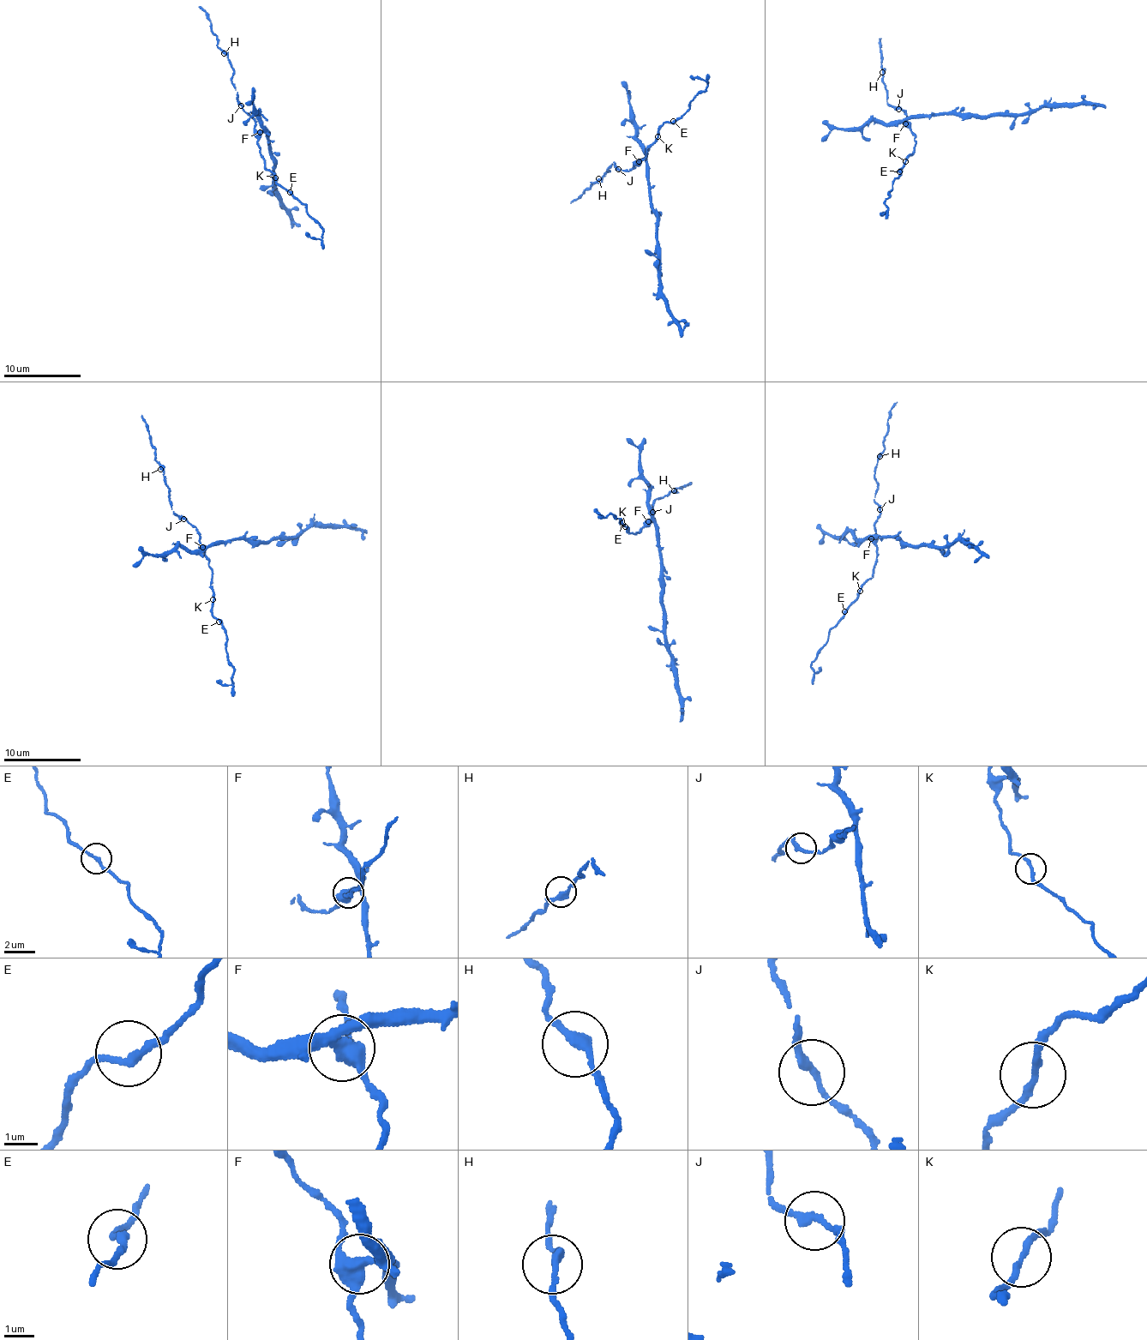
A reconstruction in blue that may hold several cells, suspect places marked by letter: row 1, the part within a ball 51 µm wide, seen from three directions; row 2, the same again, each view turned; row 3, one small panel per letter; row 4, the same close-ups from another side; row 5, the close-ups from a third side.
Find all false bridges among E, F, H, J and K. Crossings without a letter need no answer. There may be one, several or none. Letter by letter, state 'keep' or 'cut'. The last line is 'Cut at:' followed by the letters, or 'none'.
E: keep
F: cut
H: keep
J: keep
K: keep
Cut at: F

